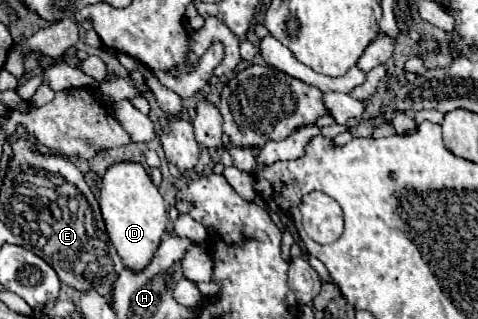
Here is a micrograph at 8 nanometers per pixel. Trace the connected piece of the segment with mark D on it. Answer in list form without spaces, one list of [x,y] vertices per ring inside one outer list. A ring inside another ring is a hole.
[[[120,162],[110,166],[102,178],[100,208],[110,242],[114,244],[124,266],[134,272],[142,272],[152,262],[168,226],[166,202],[152,178],[146,174],[144,166],[136,162]]]

